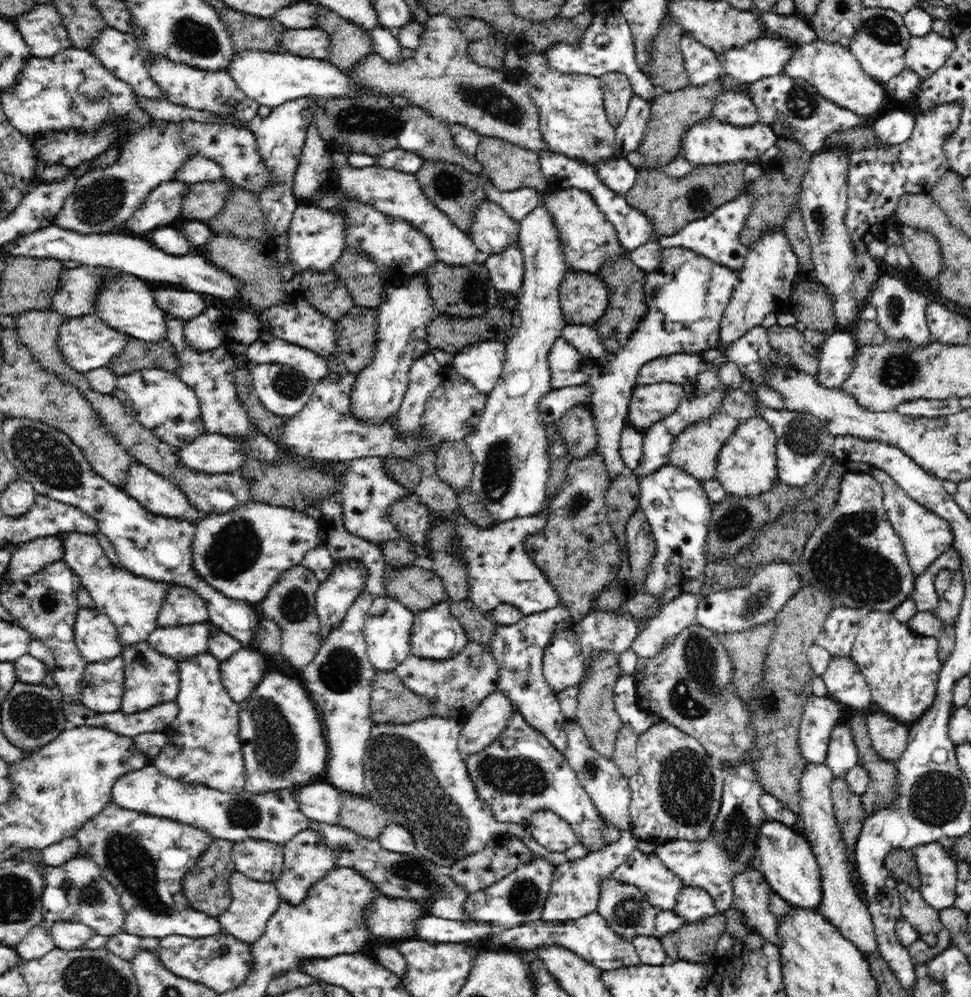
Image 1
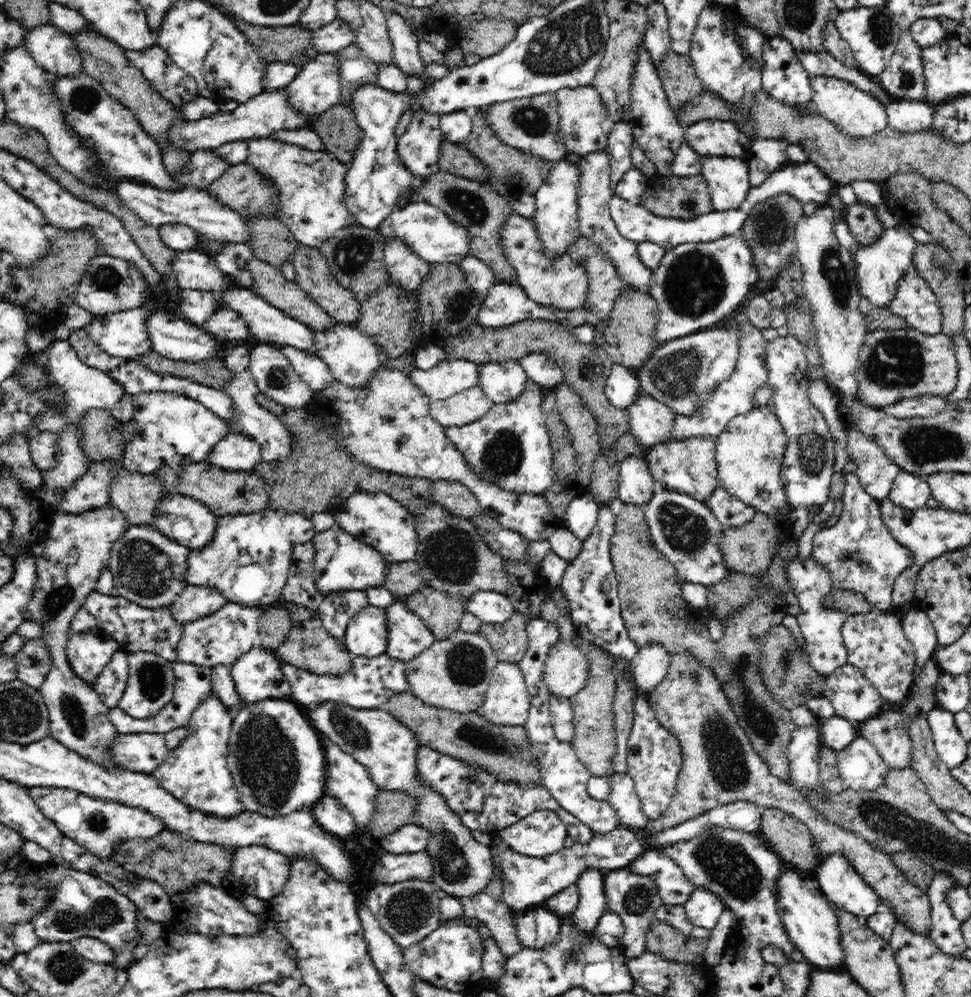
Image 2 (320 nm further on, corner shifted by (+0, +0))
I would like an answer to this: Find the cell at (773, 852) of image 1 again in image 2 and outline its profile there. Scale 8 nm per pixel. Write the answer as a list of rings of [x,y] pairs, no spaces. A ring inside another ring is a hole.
[[[784,866],[777,883],[777,906],[783,927],[790,940],[802,952],[804,962],[821,970],[845,970],[846,955],[840,943],[840,927],[834,908],[818,889],[812,875],[802,874],[790,866]]]

